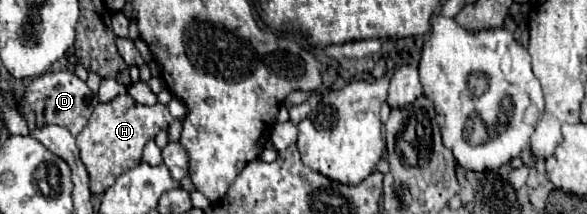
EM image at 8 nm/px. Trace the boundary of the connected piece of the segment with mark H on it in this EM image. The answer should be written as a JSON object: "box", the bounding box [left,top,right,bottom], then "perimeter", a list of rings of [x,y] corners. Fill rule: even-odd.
{"box":[75,93,171,193],"perimeter":[[[129,93],[117,95],[113,101],[99,103],[89,117],[89,123],[75,135],[77,147],[81,151],[81,161],[89,173],[91,193],[105,193],[117,179],[117,171],[129,171],[133,167],[133,155],[141,155],[147,141],[155,139],[161,129],[169,127],[171,113],[165,105],[157,103],[153,107],[139,105]]]}

